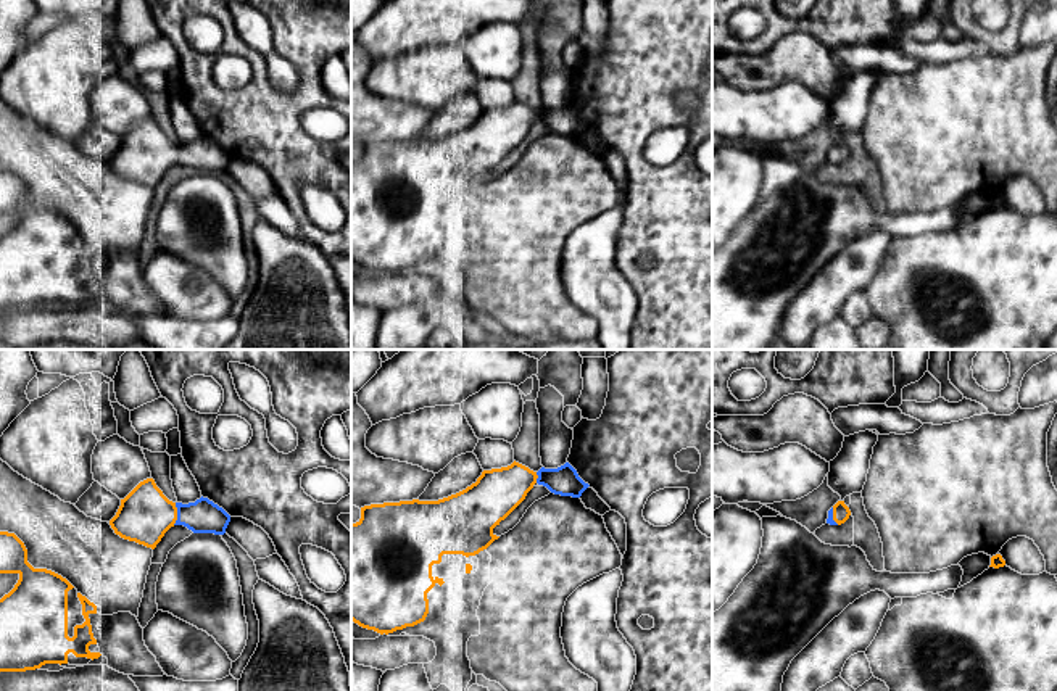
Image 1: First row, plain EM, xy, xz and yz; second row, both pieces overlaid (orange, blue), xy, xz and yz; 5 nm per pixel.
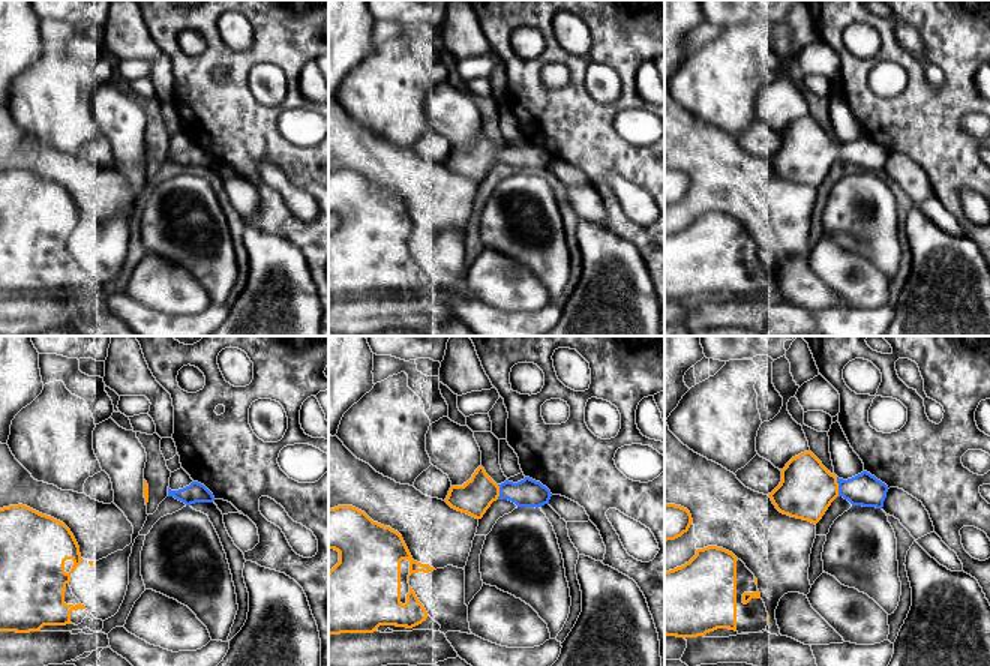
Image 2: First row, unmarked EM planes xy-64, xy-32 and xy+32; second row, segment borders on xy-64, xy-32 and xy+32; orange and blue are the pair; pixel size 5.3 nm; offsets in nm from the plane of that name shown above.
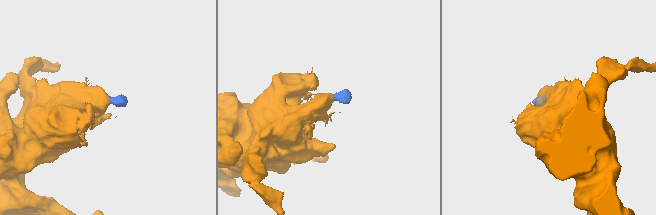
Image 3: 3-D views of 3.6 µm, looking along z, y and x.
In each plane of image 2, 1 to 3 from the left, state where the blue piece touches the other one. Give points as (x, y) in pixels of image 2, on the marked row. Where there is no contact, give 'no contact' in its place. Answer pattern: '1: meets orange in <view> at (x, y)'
1: no contact
2: meets orange in xy-32 at (498, 492)
3: meets orange in xy+32 at (837, 486)

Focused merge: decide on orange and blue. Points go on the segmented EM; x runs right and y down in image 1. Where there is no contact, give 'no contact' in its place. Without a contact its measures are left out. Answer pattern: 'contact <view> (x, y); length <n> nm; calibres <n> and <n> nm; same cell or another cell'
contact xy (176, 514); length 110 nm; calibres 280 and 170 nm; same cell

